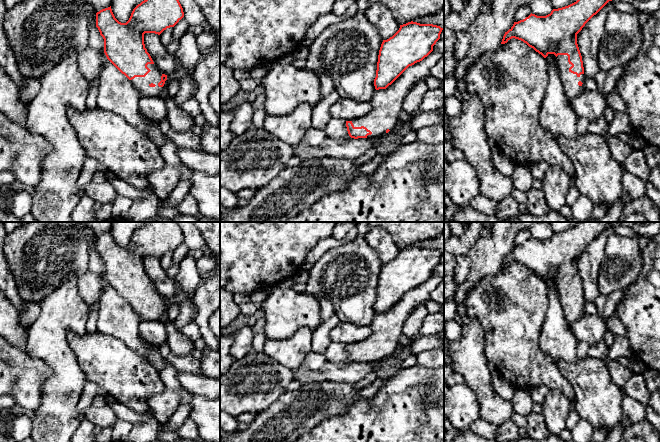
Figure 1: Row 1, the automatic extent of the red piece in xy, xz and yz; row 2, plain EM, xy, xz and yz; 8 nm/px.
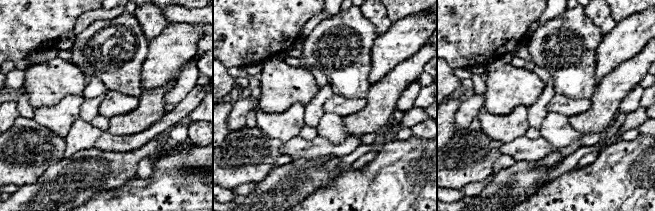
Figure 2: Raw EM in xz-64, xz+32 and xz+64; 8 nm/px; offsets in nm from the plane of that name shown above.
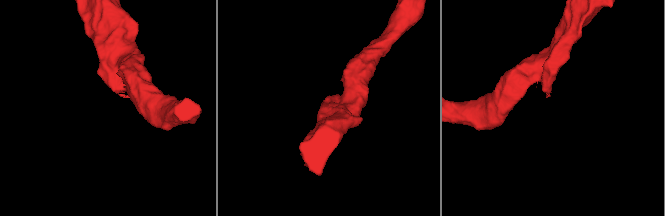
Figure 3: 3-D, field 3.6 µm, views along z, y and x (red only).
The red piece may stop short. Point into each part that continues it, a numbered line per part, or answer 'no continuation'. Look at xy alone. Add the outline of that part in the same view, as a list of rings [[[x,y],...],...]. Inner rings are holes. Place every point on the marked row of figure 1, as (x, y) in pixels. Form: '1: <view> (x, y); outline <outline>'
1: xy (141, 84); outline [[[148,64],[147,67],[151,70],[145,77],[135,77],[131,80],[134,87],[139,91],[141,97],[154,97],[154,96],[163,96],[164,92],[168,90],[168,79],[170,76],[167,76],[167,80],[163,87],[159,87],[158,83],[161,81],[161,76],[164,74],[155,64]]]

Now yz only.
1: yz (569, 80); outline [[[558,55],[556,57],[556,67],[561,78],[564,92],[568,96],[569,100],[575,99],[581,94],[584,87],[584,81],[586,79],[584,74],[579,77],[569,71],[572,65],[568,62],[567,55]]]

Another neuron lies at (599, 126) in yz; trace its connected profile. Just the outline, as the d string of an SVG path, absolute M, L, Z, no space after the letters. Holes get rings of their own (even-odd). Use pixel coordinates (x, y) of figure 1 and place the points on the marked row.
M603 117L590 121L590 124L588 126L588 132L602 136L605 136L607 129L608 124Z

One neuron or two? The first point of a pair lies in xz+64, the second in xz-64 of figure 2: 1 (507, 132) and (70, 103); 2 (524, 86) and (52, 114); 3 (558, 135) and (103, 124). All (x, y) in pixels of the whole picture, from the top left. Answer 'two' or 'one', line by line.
1: one
2: two
3: one

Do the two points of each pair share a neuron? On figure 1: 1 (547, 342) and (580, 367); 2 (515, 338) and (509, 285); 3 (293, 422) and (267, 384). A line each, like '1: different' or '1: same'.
1: different
2: same
3: different

